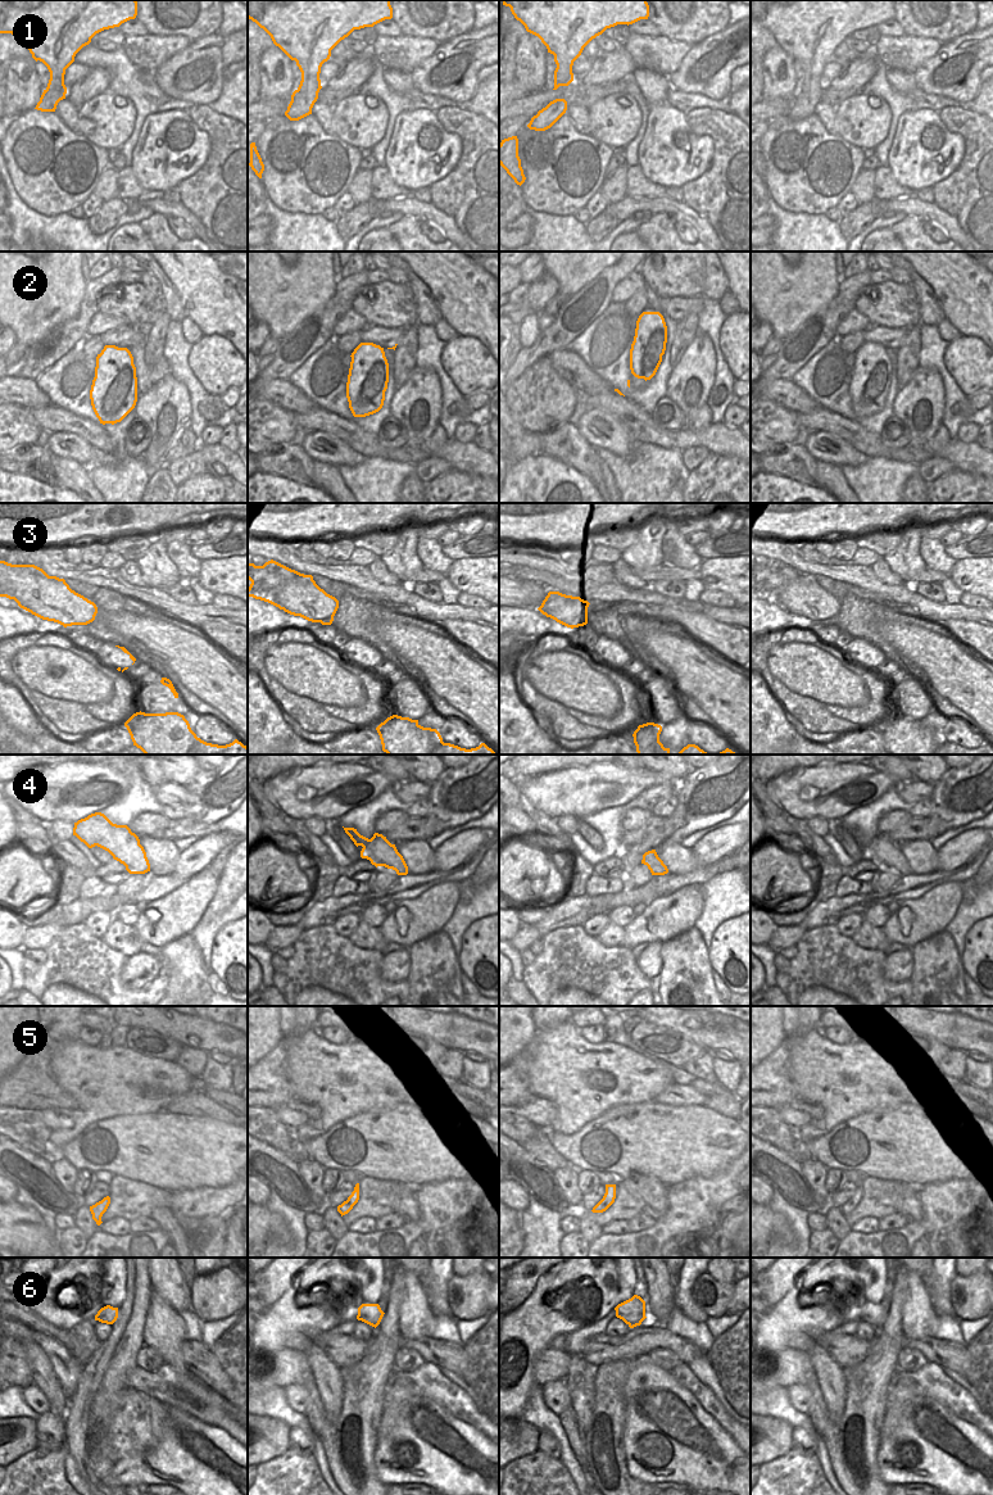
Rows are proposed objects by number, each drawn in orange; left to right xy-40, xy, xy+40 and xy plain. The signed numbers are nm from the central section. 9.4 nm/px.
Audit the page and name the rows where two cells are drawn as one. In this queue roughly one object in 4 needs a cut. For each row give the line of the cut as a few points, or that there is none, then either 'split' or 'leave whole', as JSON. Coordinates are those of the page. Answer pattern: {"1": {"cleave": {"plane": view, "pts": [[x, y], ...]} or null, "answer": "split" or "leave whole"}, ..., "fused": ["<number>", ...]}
{"1": {"cleave": null, "answer": "leave whole"}, "2": {"cleave": null, "answer": "leave whole"}, "3": {"cleave": {"plane": "xy+40", "pts": [[586, 615], [577, 610], [570, 620]]}, "answer": "split"}, "4": {"cleave": null, "answer": "leave whole"}, "5": {"cleave": null, "answer": "leave whole"}, "6": {"cleave": null, "answer": "leave whole"}, "fused": ["3"]}

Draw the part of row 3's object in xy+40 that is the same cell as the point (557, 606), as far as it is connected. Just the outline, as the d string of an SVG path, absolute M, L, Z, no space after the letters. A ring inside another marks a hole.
M549 592L538 610L547 617L573 629L582 626L579 620L571 620L571 616L575 615L577 610L586 616L585 625L588 624L589 604L588 601L584 601L580 597L566 595L559 592Z

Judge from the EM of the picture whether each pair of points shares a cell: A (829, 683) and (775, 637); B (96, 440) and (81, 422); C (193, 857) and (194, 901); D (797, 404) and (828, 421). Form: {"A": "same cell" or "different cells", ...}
{"A": "same cell", "B": "same cell", "C": "different cells", "D": "different cells"}

